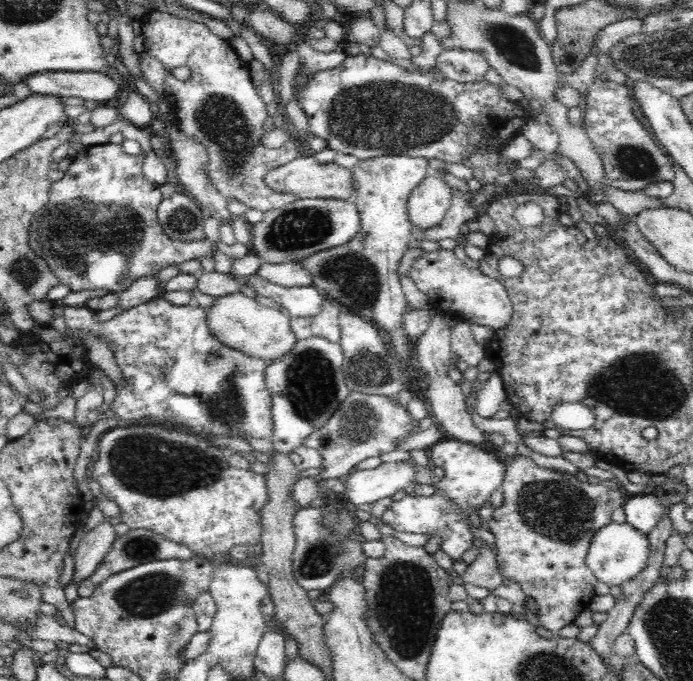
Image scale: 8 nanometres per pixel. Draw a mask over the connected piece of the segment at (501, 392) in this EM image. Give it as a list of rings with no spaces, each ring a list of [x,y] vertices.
[[[497,371],[490,374],[485,383],[478,385],[475,411],[479,417],[492,419],[500,411],[500,403],[507,400],[504,382]]]

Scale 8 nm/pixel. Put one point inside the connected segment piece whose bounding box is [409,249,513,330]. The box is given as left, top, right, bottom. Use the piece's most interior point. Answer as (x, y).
(481, 300)

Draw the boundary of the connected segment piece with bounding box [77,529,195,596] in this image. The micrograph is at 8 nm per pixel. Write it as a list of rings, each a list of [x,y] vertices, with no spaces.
[[[130,529],[125,534],[115,538],[110,546],[110,550],[104,554],[104,560],[98,564],[96,572],[92,572],[92,576],[80,580],[80,584],[77,585],[78,595],[91,595],[100,582],[104,582],[106,578],[113,574],[118,574],[130,568],[134,568],[134,566],[154,561],[185,561],[192,558],[192,556],[195,556],[195,554],[186,545],[172,542],[156,534],[154,531],[147,529]]]

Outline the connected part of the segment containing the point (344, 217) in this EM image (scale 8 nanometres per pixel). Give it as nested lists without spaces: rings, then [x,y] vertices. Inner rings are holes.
[[[334,198],[298,199],[277,209],[266,211],[262,221],[250,225],[249,248],[262,261],[272,264],[297,262],[316,252],[345,245],[361,229],[359,210],[353,199]]]

